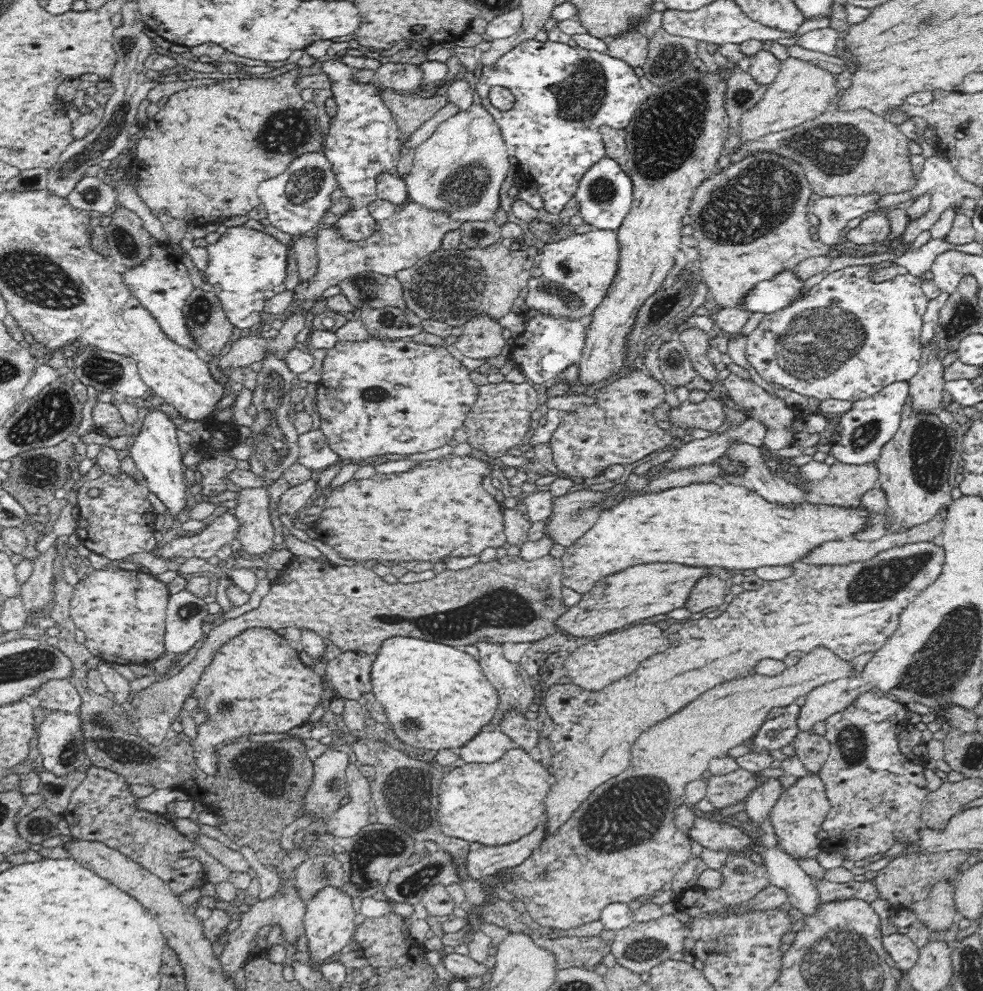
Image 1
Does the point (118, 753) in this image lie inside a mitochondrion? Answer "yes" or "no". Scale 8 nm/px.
yes

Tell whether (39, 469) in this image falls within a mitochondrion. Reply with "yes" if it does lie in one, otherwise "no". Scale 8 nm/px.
yes

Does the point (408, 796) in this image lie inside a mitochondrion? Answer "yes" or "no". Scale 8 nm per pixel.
yes

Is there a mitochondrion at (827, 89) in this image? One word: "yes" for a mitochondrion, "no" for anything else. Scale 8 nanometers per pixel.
no

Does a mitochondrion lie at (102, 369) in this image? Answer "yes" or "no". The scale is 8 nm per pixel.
yes

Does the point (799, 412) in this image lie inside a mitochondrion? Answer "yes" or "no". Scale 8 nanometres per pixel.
no

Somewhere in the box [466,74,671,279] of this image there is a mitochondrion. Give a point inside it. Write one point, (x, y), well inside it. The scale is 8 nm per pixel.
(600, 190)

